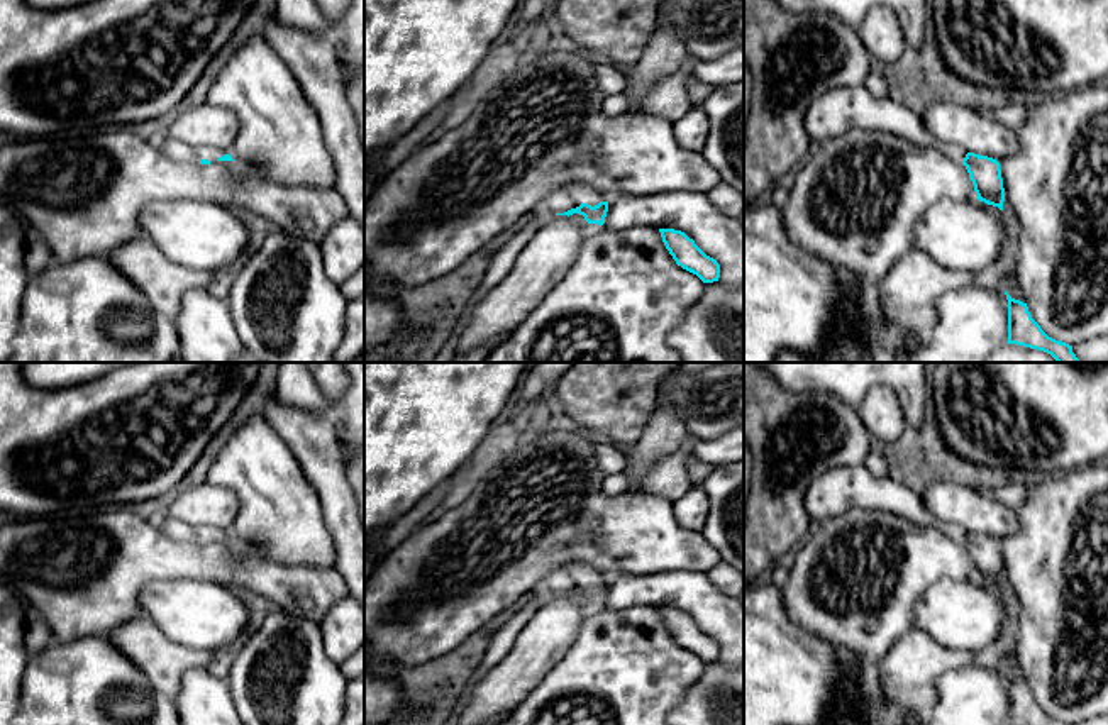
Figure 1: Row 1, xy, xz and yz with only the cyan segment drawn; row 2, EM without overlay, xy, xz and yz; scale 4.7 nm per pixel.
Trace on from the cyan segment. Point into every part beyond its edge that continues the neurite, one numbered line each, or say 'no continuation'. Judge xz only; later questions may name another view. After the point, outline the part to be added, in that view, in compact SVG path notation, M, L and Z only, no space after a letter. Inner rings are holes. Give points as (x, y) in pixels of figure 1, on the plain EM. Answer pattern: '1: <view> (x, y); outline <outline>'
1: xz (568, 576); outline M569 562L547 574L544 589L547 593L564 593L571 588L579 586L581 583L595 586L600 581L603 581L601 576L590 566Z

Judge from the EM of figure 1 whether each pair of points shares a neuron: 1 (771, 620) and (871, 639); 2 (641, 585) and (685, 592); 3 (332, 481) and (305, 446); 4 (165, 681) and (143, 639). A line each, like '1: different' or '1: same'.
1: different
2: same
3: same
4: same

